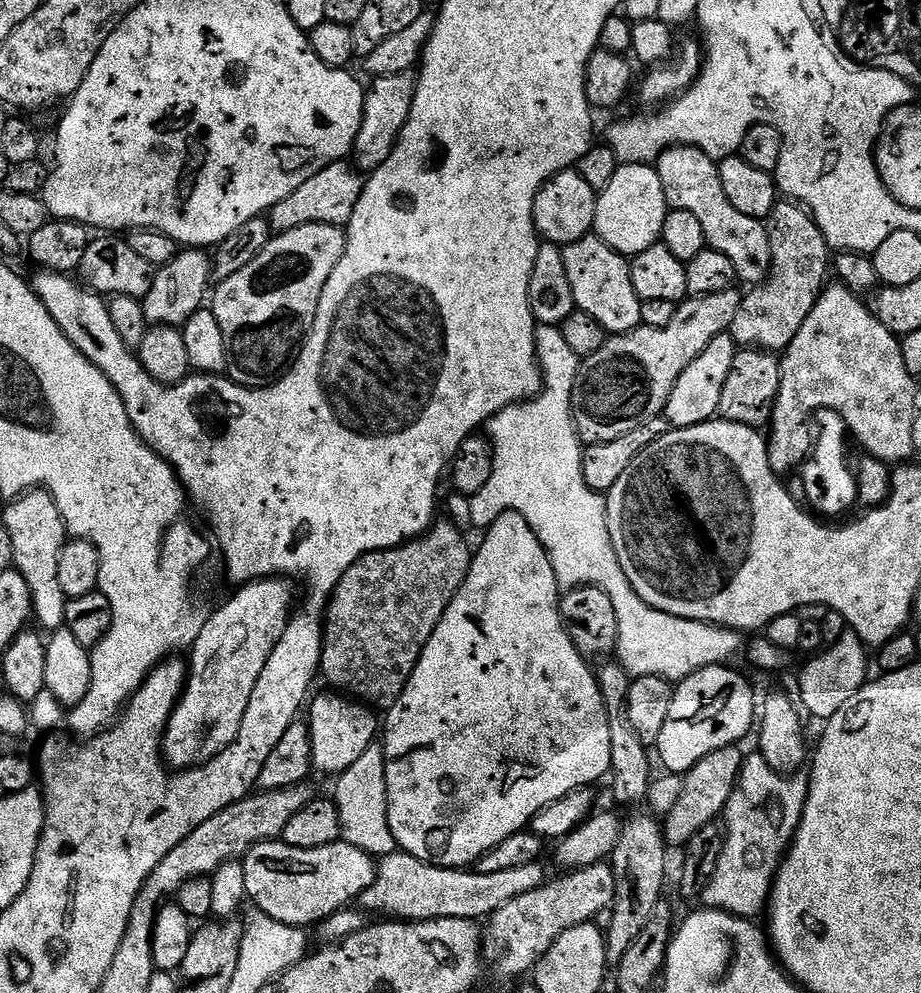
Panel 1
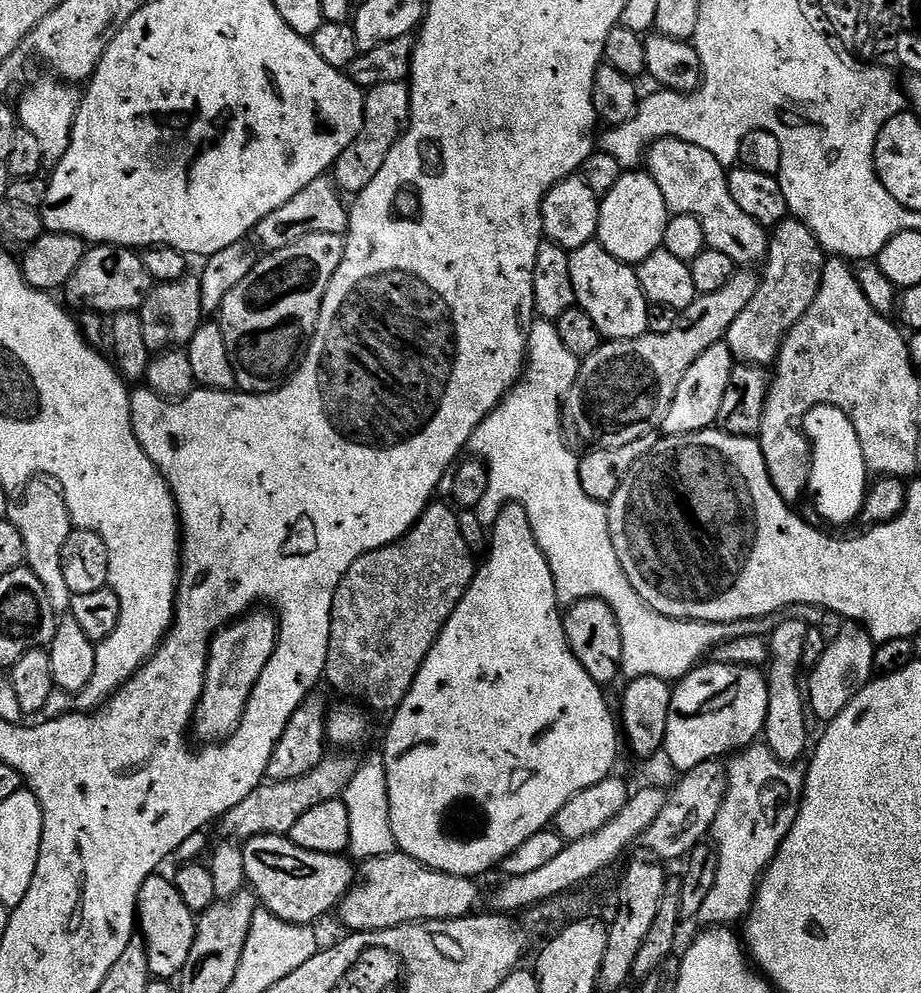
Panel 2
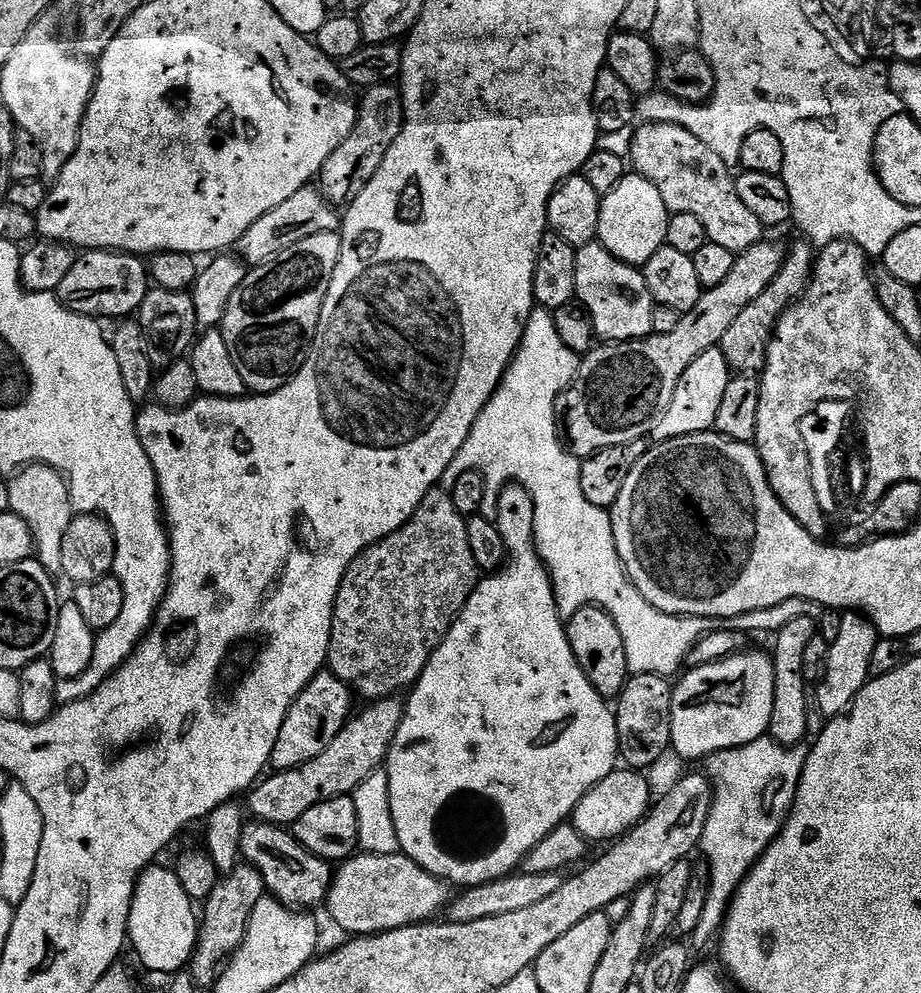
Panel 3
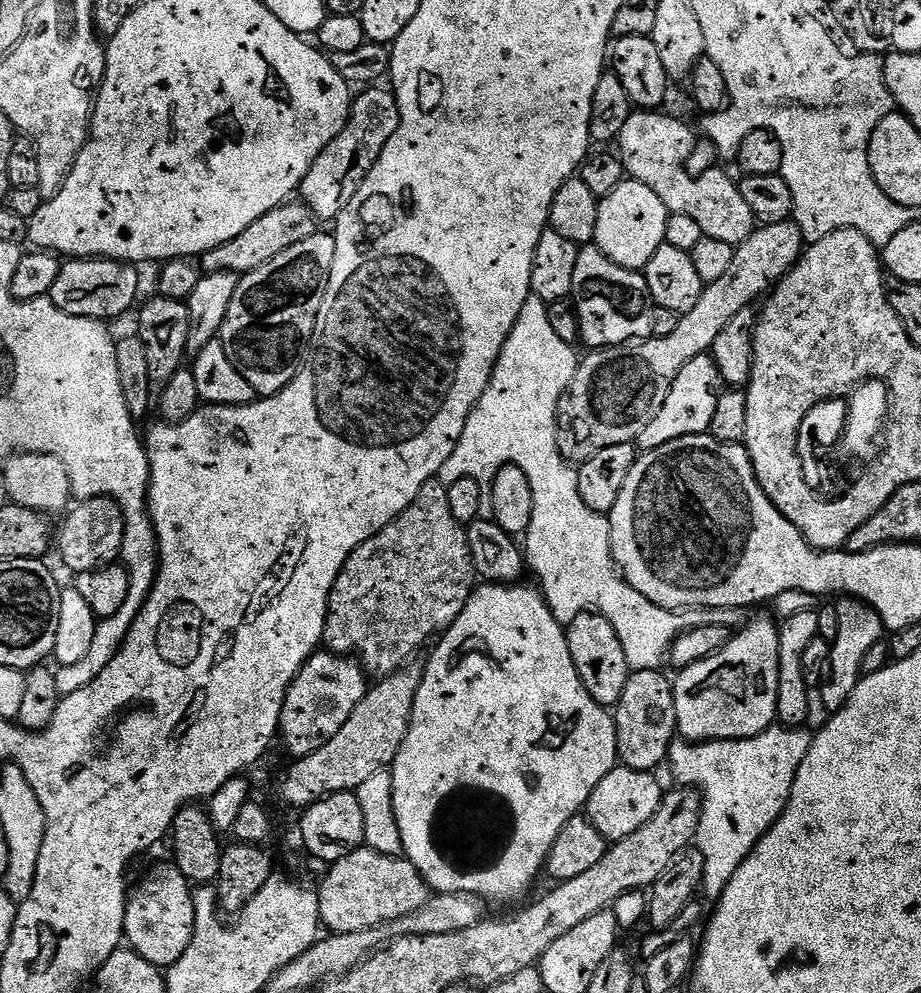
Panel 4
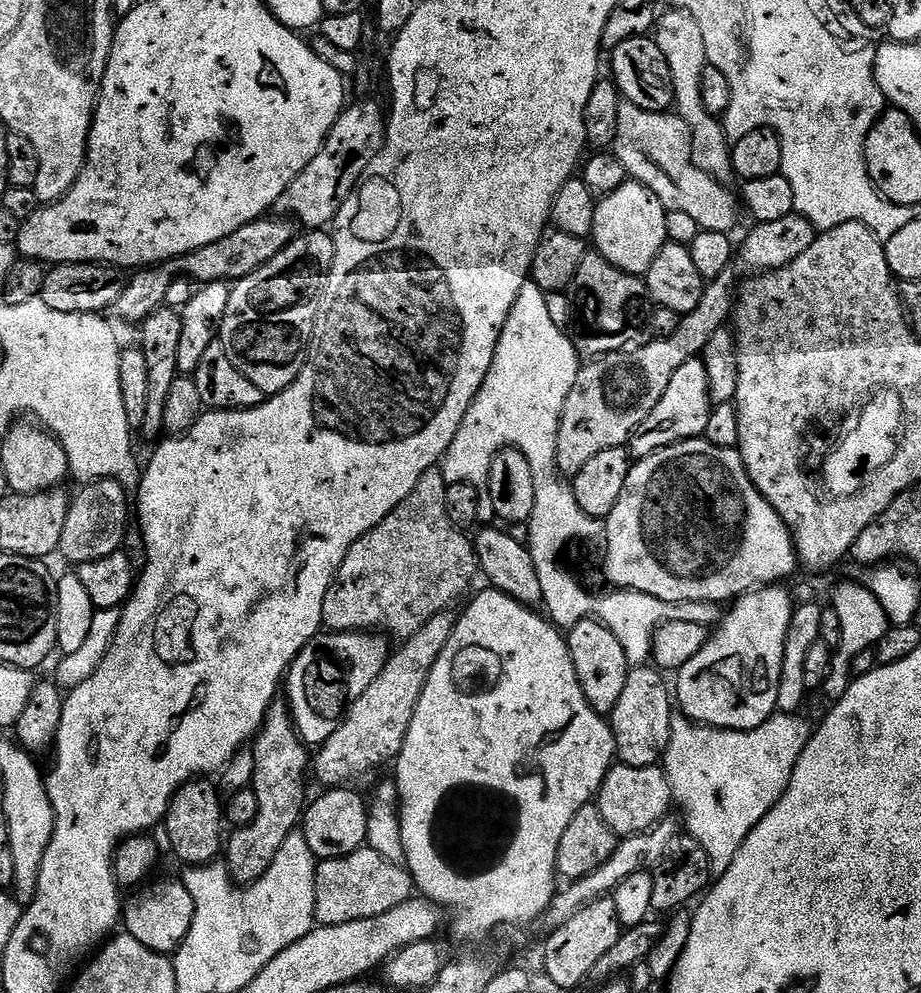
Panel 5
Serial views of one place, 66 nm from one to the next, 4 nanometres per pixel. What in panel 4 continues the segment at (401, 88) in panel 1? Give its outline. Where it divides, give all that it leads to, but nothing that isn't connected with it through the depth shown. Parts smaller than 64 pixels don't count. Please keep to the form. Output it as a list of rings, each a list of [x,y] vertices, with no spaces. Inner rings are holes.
[[[368,86],[364,92],[355,97],[352,102],[352,109],[348,115],[346,126],[322,154],[310,166],[306,178],[298,189],[299,199],[304,205],[315,214],[317,221],[335,221],[336,217],[346,210],[350,198],[358,194],[358,186],[370,174],[370,170],[378,162],[386,142],[394,138],[394,134],[400,128],[400,115],[398,114],[398,102],[395,92],[382,86]]]

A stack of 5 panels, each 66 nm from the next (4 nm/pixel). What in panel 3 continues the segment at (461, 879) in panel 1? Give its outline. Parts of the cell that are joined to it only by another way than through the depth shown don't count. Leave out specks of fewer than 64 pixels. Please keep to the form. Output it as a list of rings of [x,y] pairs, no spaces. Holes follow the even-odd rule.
[[[365,852],[348,857],[335,869],[332,885],[328,891],[326,909],[332,920],[344,932],[352,932],[353,937],[374,936],[378,932],[389,932],[395,928],[405,928],[411,924],[422,924],[445,911],[450,903],[449,885],[436,876],[430,875],[418,862],[403,854],[370,854]]]

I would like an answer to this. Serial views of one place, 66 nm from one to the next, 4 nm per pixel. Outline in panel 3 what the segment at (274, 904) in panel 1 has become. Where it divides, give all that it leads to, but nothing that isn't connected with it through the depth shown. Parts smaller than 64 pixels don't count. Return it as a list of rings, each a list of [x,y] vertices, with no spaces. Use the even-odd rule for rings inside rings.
[[[263,822],[245,823],[241,830],[240,855],[262,874],[265,889],[287,908],[312,910],[315,904],[323,905],[328,899],[334,868],[331,863],[319,860],[297,842],[291,831]]]

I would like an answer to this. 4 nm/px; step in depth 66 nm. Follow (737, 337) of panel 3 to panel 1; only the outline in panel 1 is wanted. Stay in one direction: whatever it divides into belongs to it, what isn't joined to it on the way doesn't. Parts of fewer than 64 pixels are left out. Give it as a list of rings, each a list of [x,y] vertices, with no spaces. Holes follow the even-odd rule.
[[[784,203],[772,213],[767,225],[772,251],[770,279],[759,290],[753,291],[756,292],[753,296],[743,297],[740,313],[733,318],[730,329],[730,335],[737,345],[773,354],[783,353],[794,334],[798,334],[802,322],[806,322],[810,310],[814,310],[816,298],[824,291],[829,279],[830,249],[822,230],[814,230],[815,218],[807,207]]]

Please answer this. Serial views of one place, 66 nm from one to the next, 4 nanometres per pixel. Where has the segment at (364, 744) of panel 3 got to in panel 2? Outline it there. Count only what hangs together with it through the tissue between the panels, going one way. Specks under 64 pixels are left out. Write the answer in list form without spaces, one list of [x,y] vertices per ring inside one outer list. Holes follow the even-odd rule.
[[[328,754],[325,755],[322,762],[318,762],[318,766],[314,766],[314,770],[310,770],[310,774],[302,774],[302,778],[274,780],[259,784],[254,791],[246,794],[246,798],[242,798],[242,802],[238,802],[238,806],[234,806],[223,816],[222,825],[224,824],[225,832],[223,835],[228,838],[239,838],[241,841],[246,841],[251,836],[285,835],[292,829],[294,822],[298,822],[298,818],[302,818],[302,814],[306,814],[306,810],[312,809],[313,806],[319,806],[321,802],[343,797],[346,786],[350,786],[350,778],[354,778],[357,767],[357,757]]]

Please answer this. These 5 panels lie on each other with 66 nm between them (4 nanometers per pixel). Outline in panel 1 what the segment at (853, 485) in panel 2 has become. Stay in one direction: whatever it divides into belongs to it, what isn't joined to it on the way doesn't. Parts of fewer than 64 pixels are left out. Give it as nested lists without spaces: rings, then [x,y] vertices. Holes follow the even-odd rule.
[[[829,408],[819,410],[814,417],[814,426],[817,430],[813,451],[818,456],[826,456],[826,470],[818,472],[816,468],[812,470],[812,466],[804,464],[801,467],[802,482],[804,484],[804,492],[809,504],[817,515],[824,516],[840,516],[850,511],[859,501],[859,492],[857,490],[856,476],[848,466],[848,452],[846,450],[846,442],[848,443],[848,426],[843,415]]]

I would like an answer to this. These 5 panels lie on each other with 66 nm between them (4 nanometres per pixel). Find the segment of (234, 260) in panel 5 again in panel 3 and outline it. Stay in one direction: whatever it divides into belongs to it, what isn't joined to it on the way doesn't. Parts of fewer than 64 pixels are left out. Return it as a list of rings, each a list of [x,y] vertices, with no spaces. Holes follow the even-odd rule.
[[[309,186],[298,190],[298,194],[290,194],[282,206],[274,206],[274,210],[266,210],[246,234],[242,234],[238,245],[238,255],[245,264],[255,266],[270,262],[282,250],[290,250],[294,242],[302,242],[302,238],[314,238],[314,234],[336,232],[341,227],[342,220],[337,209],[328,203],[326,197],[315,187]]]

